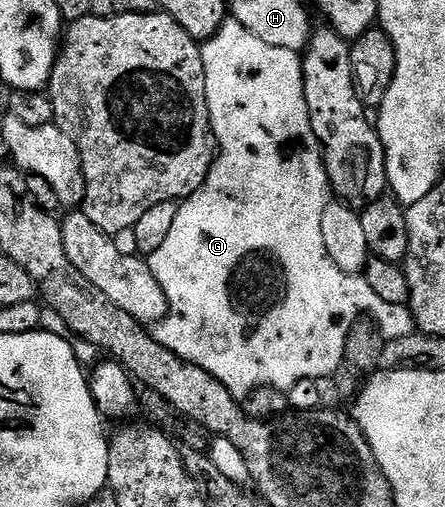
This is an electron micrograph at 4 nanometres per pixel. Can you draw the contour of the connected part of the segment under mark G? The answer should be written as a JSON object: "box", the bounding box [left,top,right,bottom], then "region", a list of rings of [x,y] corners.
{"box":[147,20,414,400],"region":[[[227,20],[219,27],[216,34],[201,46],[201,59],[205,69],[209,128],[213,132],[217,151],[205,182],[178,205],[175,224],[171,224],[171,232],[167,232],[167,240],[163,240],[163,244],[159,244],[159,248],[155,248],[155,252],[147,258],[148,268],[153,273],[159,288],[165,293],[169,305],[169,313],[155,326],[157,342],[185,362],[190,362],[201,368],[203,372],[215,376],[215,380],[222,382],[234,398],[241,400],[266,388],[288,392],[301,380],[324,380],[323,378],[329,377],[332,379],[341,366],[347,336],[355,323],[362,321],[363,316],[368,316],[379,323],[382,339],[388,340],[414,333],[413,314],[408,306],[387,304],[387,300],[379,300],[379,296],[375,296],[375,291],[371,289],[371,284],[367,284],[365,277],[361,274],[348,274],[335,268],[335,260],[327,256],[327,247],[323,244],[323,208],[327,208],[331,200],[331,183],[325,171],[321,147],[318,146],[317,137],[311,128],[305,99],[305,71],[302,55],[295,50],[275,48],[274,45],[259,40],[259,36],[243,28],[243,24]]]}

